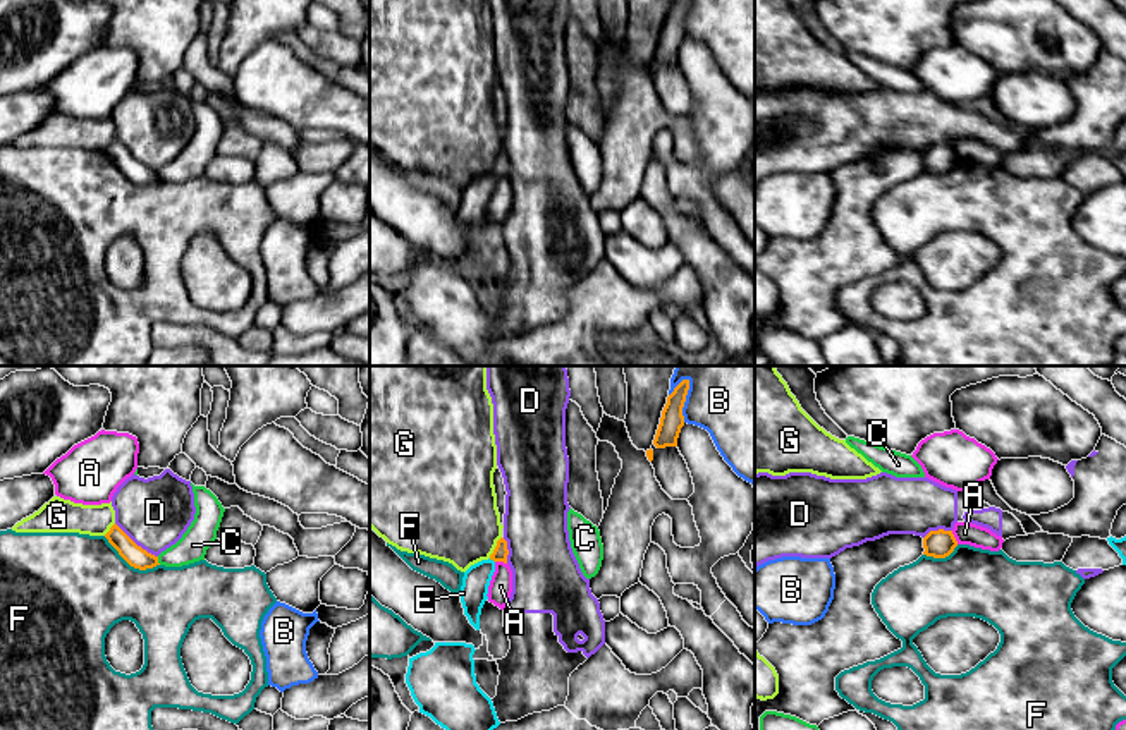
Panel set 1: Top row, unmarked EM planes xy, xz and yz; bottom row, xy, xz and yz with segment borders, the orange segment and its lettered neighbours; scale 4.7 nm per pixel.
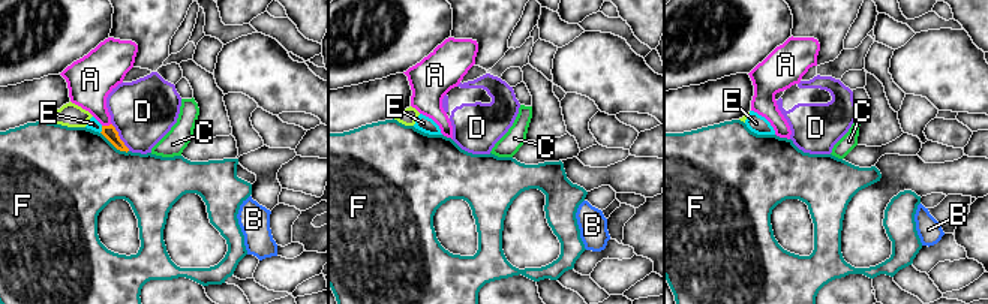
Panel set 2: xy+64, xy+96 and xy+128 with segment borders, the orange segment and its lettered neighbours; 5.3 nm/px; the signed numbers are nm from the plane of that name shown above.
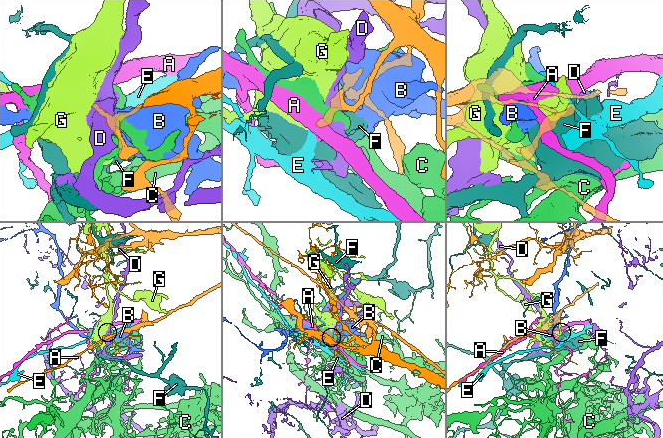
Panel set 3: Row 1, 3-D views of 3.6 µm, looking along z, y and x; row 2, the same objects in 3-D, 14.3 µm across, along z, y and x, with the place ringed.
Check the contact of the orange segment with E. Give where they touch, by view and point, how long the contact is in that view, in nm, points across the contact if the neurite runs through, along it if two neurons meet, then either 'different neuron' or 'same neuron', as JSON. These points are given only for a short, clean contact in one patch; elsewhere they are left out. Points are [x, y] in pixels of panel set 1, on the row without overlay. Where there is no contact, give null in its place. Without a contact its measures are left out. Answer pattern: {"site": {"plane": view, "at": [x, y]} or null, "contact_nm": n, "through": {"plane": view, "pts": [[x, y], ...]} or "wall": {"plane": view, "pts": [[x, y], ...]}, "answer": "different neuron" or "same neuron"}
{"site": {"plane": "xz", "at": [492, 174]}, "contact_nm": 40, "wall": {"plane": "xz", "pts": [[489, 174], [494, 177]]}, "answer": "different neuron"}

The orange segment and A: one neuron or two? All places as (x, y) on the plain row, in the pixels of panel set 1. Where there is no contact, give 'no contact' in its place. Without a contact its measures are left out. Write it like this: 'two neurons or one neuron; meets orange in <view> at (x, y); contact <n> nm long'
two neurons; meets orange in yz at (954, 153); contact 70 nm long

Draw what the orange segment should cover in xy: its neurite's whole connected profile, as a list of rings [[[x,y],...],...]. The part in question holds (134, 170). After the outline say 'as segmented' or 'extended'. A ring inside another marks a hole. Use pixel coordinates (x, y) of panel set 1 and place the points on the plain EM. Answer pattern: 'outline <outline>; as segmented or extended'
outline [[[117,139],[110,143],[105,153],[131,182],[146,186],[160,180],[158,172],[138,161]]]; as segmented

